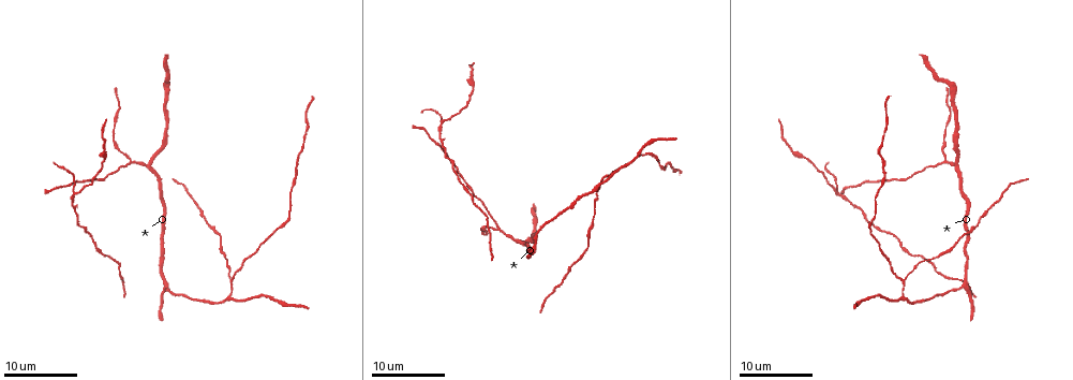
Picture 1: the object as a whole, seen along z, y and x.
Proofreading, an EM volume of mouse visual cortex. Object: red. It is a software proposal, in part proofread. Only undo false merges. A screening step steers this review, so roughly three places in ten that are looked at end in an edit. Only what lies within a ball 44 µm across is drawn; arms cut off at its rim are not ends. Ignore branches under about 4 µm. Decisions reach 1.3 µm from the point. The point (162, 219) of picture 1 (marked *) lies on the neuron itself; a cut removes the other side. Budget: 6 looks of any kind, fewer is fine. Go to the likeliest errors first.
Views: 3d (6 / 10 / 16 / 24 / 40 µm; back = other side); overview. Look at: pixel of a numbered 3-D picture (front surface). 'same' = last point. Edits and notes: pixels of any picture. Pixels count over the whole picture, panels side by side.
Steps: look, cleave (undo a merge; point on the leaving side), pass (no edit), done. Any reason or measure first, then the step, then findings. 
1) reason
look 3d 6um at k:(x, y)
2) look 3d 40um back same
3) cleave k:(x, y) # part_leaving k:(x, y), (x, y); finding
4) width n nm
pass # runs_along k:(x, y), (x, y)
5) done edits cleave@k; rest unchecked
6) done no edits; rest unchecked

three-way junction
look 3d 6um at 1:(902, 299)

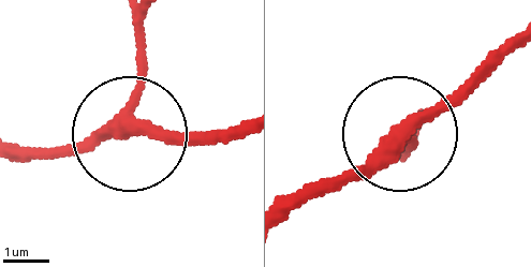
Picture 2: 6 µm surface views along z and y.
look 3d 6um back at 2:(131, 121)

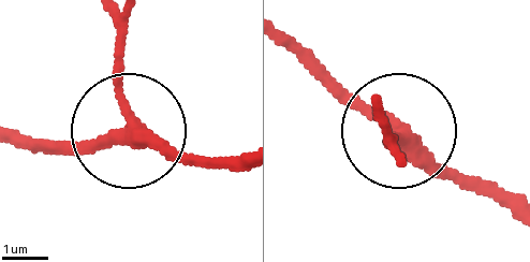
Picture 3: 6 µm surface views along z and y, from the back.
pass # runs_along 3:(246, 153), (176, 156), (118, 133), (18, 145); all the same neuron

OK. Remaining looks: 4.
three arms meet
look 3d 16um at 1:(131, 162)

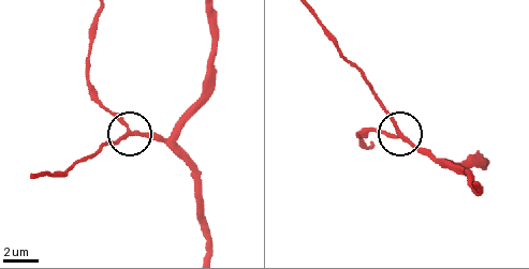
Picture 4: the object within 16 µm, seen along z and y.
look 3d 6um at 4:(130, 132)

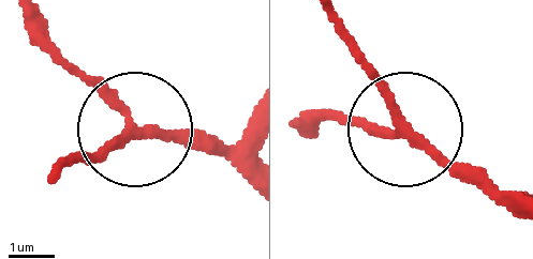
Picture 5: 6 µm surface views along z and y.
arms 3
pass # runs_along 5:(247, 179), (211, 152), (135, 130), (31, 23); one neuron here

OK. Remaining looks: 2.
small branch off a trunk
look 3d 16um at 1:(77, 193)

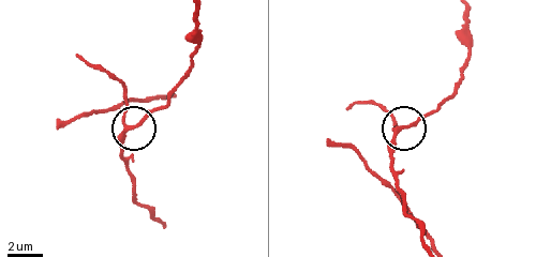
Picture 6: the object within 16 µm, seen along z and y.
arms 3
pass # all the same neuron

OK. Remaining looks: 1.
done no edits; rest unchecked

